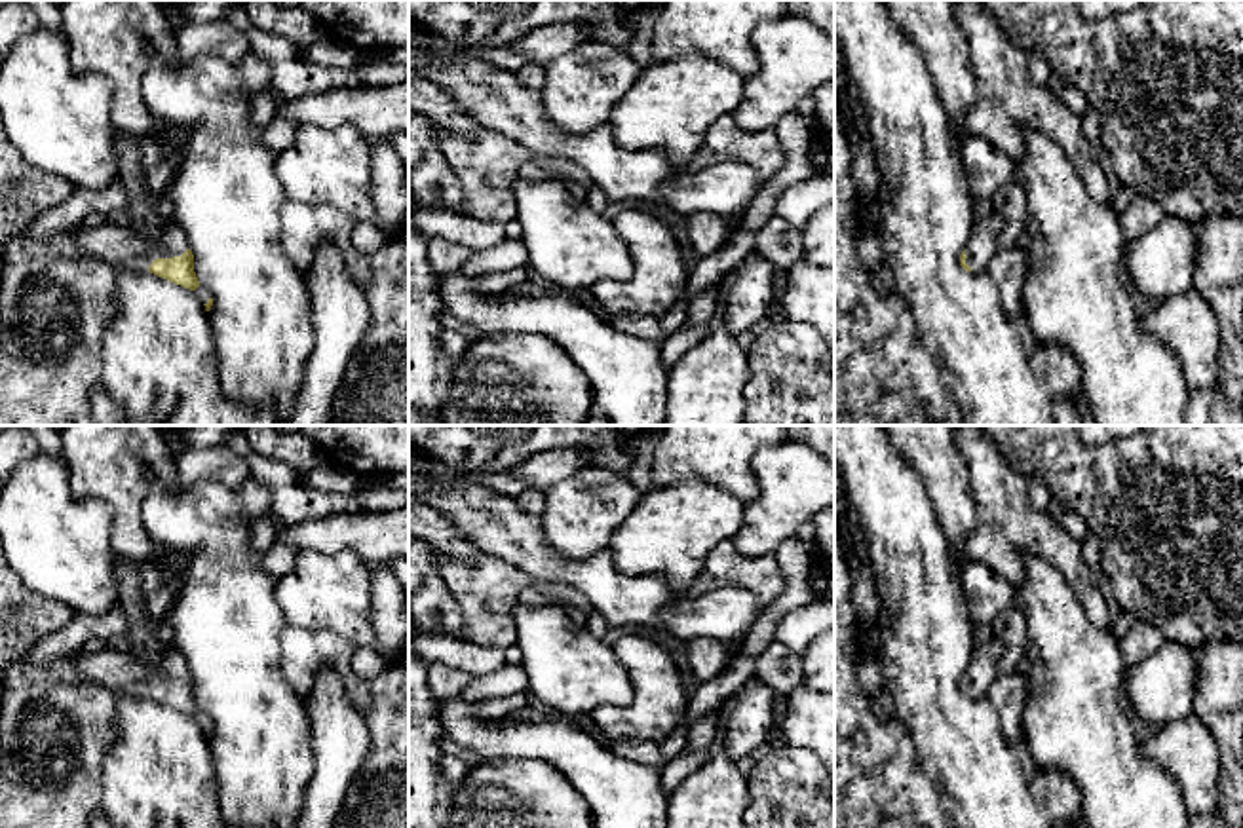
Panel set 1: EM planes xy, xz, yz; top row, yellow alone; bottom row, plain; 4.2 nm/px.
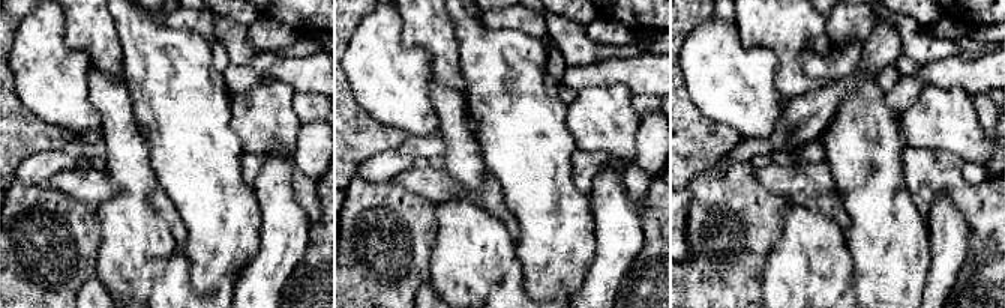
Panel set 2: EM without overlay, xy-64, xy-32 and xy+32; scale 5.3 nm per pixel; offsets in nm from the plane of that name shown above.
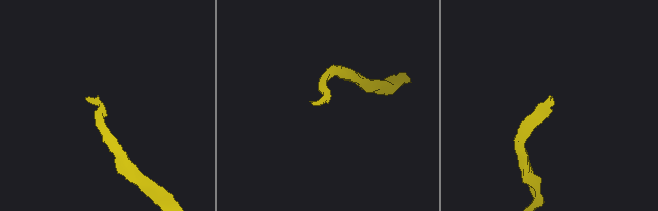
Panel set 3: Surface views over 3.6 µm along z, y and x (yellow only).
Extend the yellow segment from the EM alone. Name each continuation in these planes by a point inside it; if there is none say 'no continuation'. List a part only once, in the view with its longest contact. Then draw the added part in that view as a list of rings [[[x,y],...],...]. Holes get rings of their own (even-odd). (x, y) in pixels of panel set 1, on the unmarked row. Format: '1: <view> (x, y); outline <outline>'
1: xy (116, 671); outline [[[105,648],[78,653],[76,668],[86,682],[99,684],[118,695],[148,697],[156,684],[181,682],[190,674],[184,659],[169,649],[160,667],[148,667],[127,651]]]

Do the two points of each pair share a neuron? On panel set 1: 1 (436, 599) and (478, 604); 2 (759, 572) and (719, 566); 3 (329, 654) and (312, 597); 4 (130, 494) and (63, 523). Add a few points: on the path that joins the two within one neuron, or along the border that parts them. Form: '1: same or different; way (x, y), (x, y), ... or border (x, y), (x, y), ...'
1: different; border (436, 561), (438, 572), (458, 606), (466, 639)
2: same; way (749, 572), (728, 568)
3: different; border (287, 625), (335, 631), (354, 646)
4: different; border (69, 483), (76, 498), (111, 509), (113, 547)

